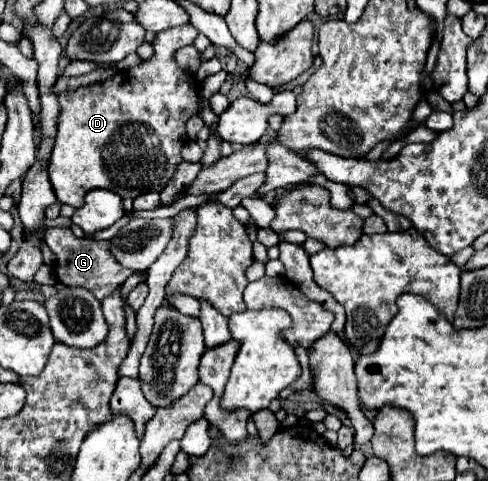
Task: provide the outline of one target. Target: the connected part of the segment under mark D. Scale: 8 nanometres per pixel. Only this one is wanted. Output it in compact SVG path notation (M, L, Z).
M192 24L164 30L156 34L152 42L154 56L150 60L132 70L118 72L112 80L58 94L58 138L48 164L48 178L58 202L80 208L84 194L94 188L112 190L120 198L136 198L146 190L160 192L166 186L176 166L182 162L180 150L186 142L186 122L198 112L198 82L192 74L178 68L174 56L178 48L190 46L198 34Z

